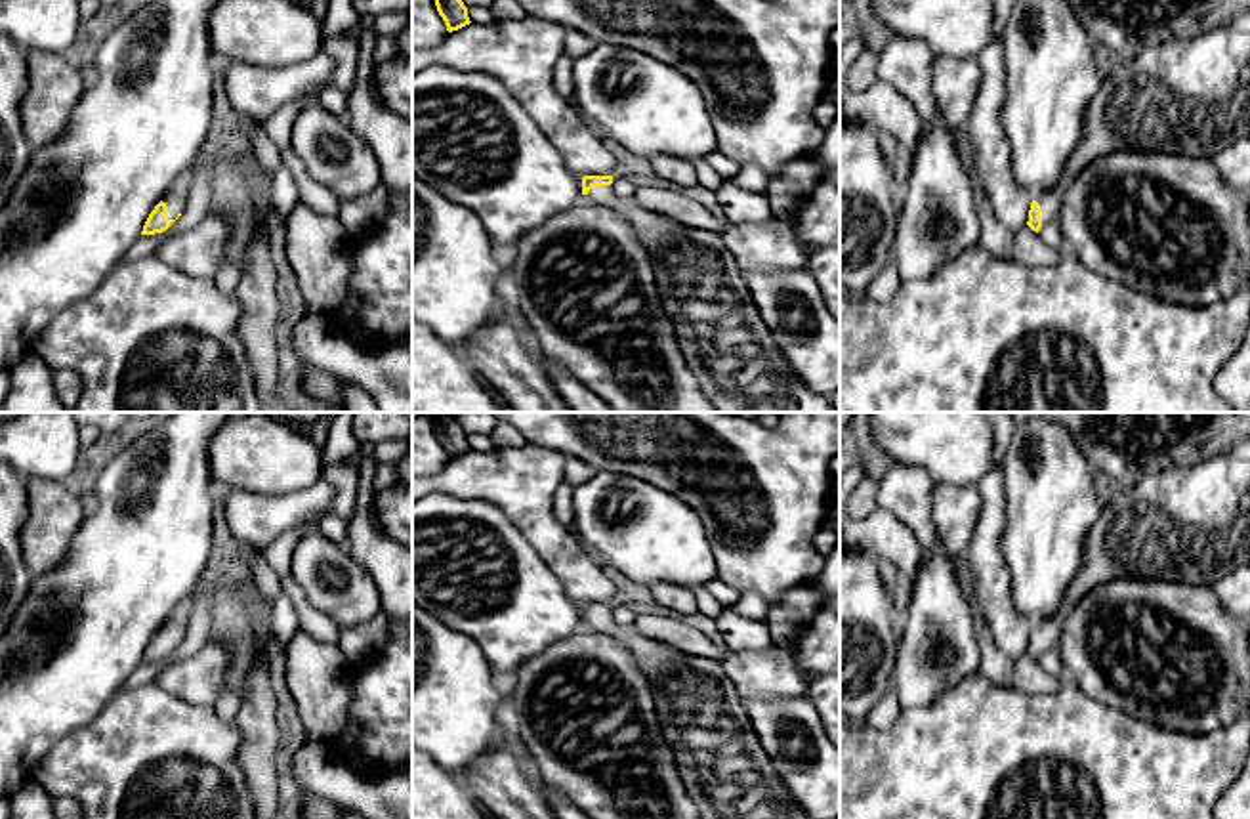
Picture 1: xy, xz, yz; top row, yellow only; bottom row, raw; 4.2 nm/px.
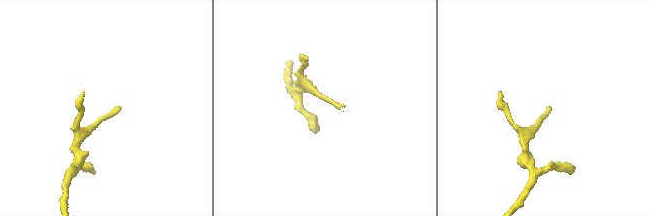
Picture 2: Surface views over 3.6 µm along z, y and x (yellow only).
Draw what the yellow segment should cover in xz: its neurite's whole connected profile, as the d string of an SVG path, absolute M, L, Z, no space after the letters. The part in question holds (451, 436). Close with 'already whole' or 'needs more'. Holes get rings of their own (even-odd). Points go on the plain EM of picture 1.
M439 414L435 433L448 460L471 451L468 445L468 435L464 433L462 426L454 420L454 416Z | already whole

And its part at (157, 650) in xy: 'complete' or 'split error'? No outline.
split error

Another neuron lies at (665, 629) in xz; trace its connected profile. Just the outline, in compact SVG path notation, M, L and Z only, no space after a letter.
M666 613L637 615L632 626L639 634L668 643L677 651L685 651L689 655L712 657L718 661L721 661L727 655L727 649L712 641L704 632Z

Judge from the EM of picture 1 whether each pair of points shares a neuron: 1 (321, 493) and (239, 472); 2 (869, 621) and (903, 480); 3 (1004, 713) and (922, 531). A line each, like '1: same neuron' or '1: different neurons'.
1: different neurons
2: different neurons
3: different neurons

